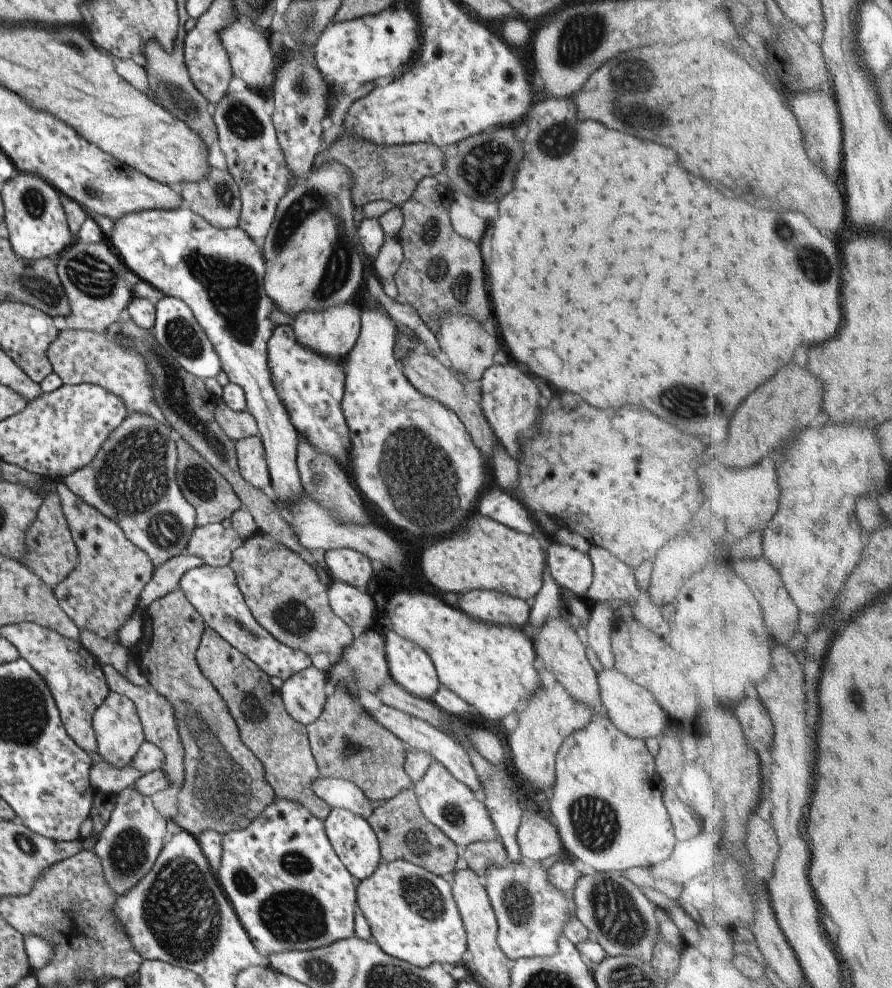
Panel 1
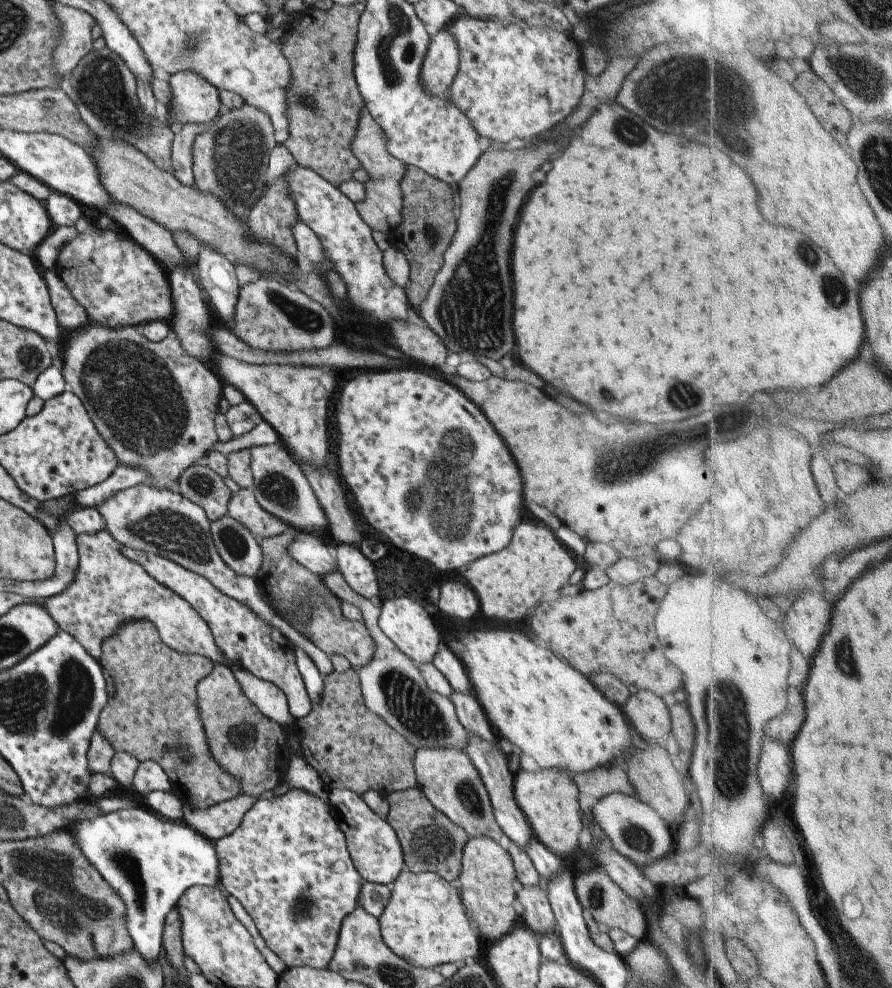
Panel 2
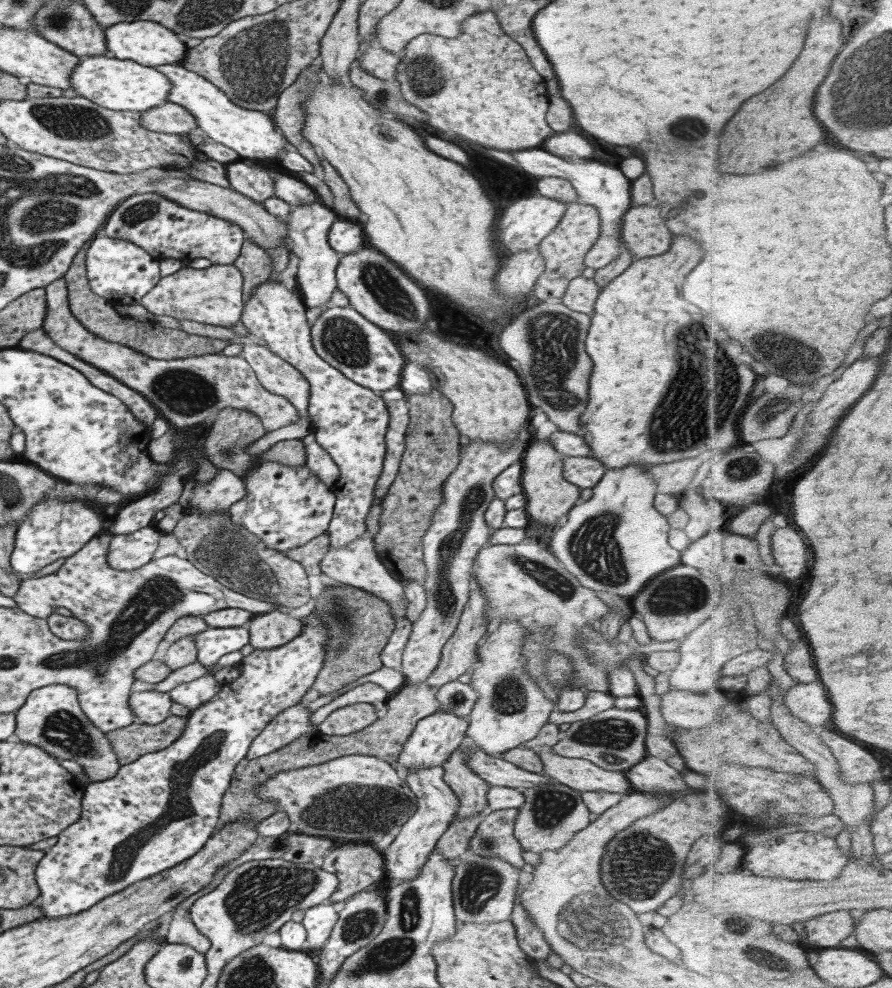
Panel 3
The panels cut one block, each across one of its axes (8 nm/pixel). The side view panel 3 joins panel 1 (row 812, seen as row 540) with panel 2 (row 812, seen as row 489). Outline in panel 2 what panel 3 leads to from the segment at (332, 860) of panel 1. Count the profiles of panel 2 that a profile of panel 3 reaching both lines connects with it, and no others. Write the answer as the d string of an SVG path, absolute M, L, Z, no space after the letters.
M291 787L282 794L256 800L238 828L214 842L223 890L240 901L268 948L286 963L288 969L301 966L328 969L337 949L343 920L354 912L363 885L347 843L344 829L333 815L331 806L314 794Z

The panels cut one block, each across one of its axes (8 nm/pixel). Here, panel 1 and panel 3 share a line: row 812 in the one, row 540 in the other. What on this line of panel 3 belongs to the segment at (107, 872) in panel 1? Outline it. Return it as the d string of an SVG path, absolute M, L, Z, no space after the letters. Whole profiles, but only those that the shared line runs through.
M154 525L134 532L113 535L109 544L107 562L118 571L136 571L153 560L161 531Z

